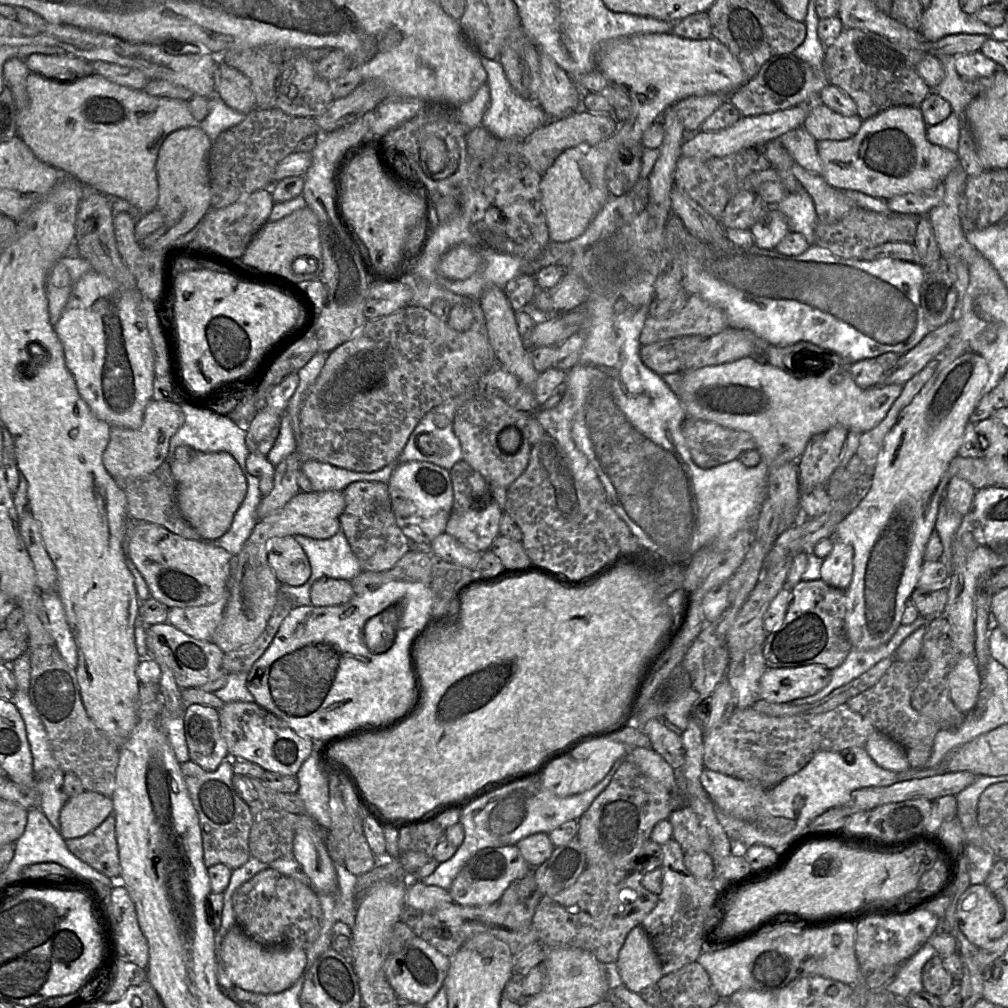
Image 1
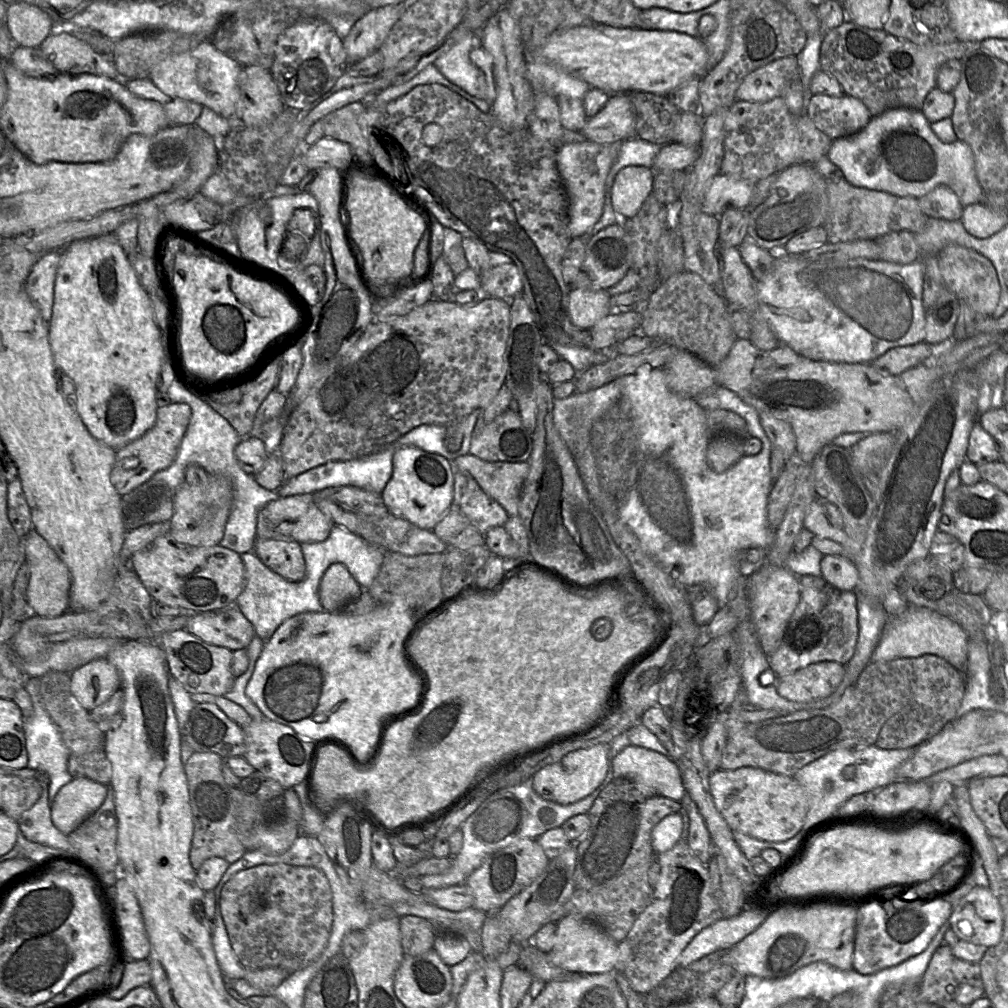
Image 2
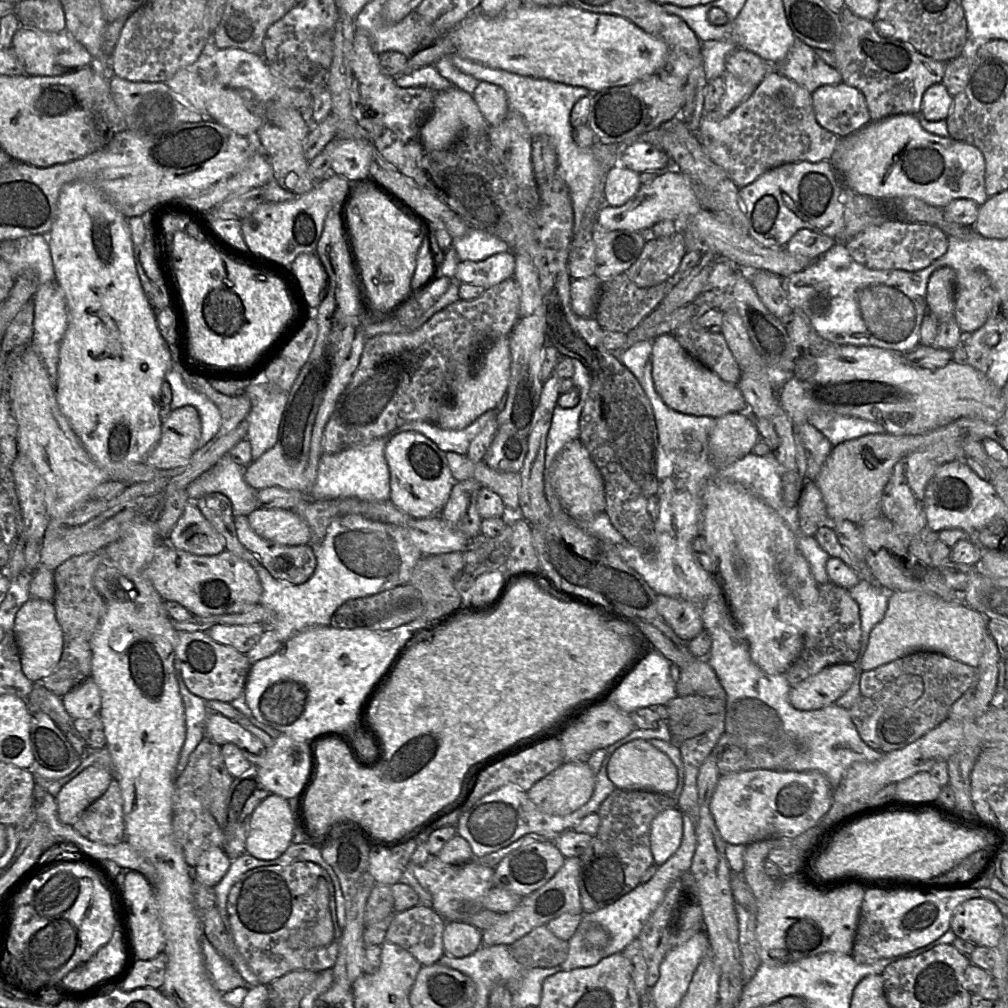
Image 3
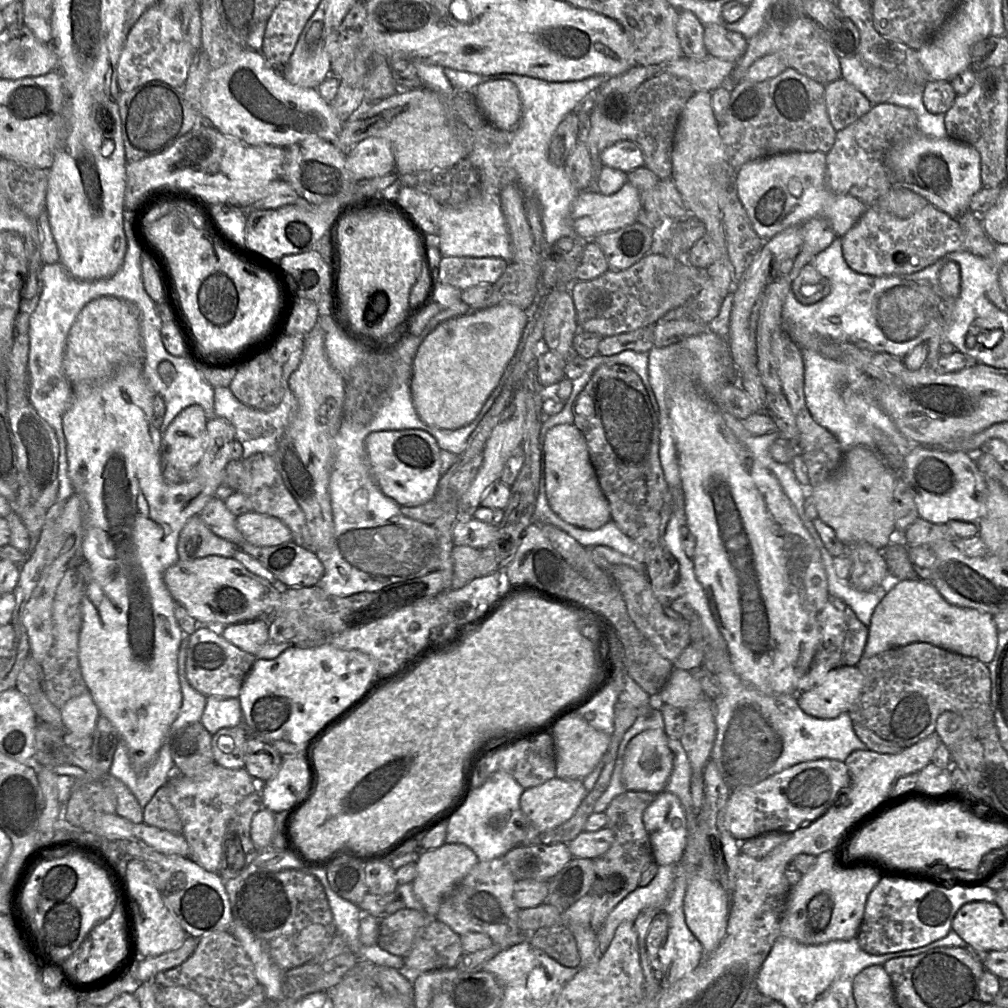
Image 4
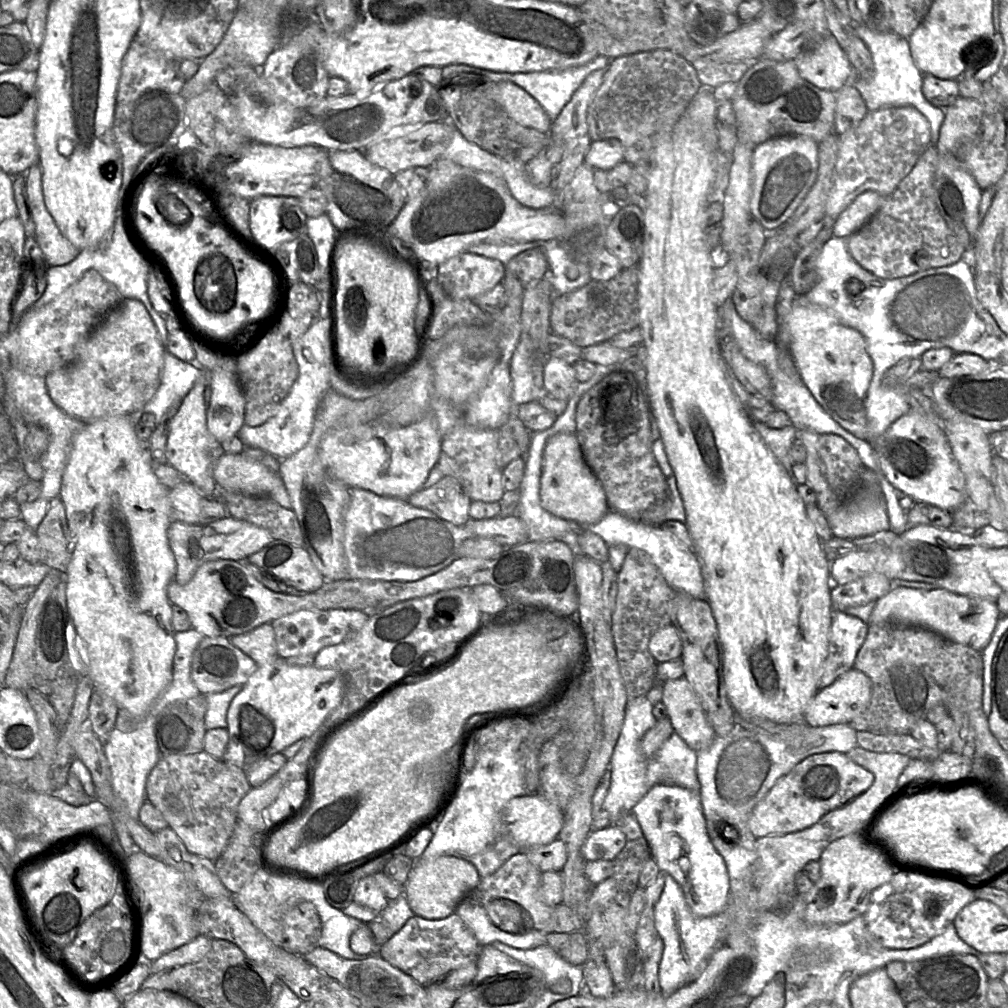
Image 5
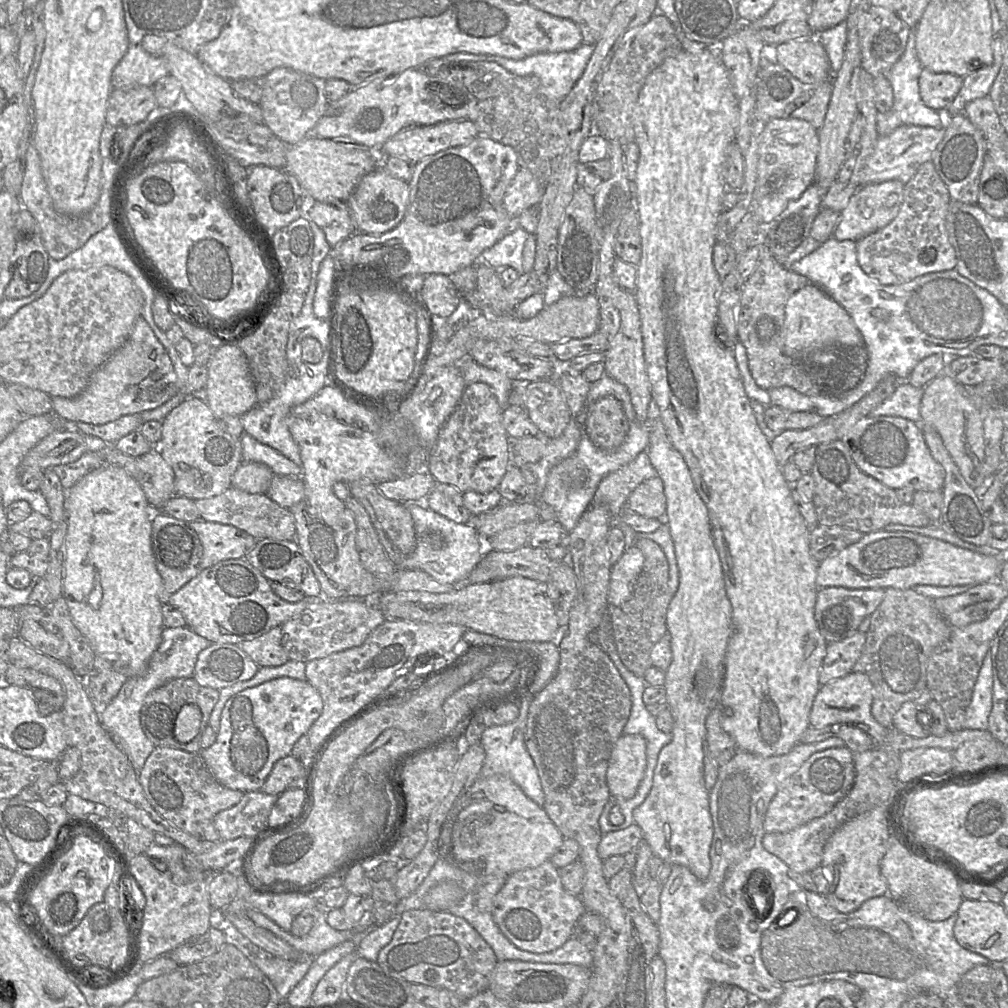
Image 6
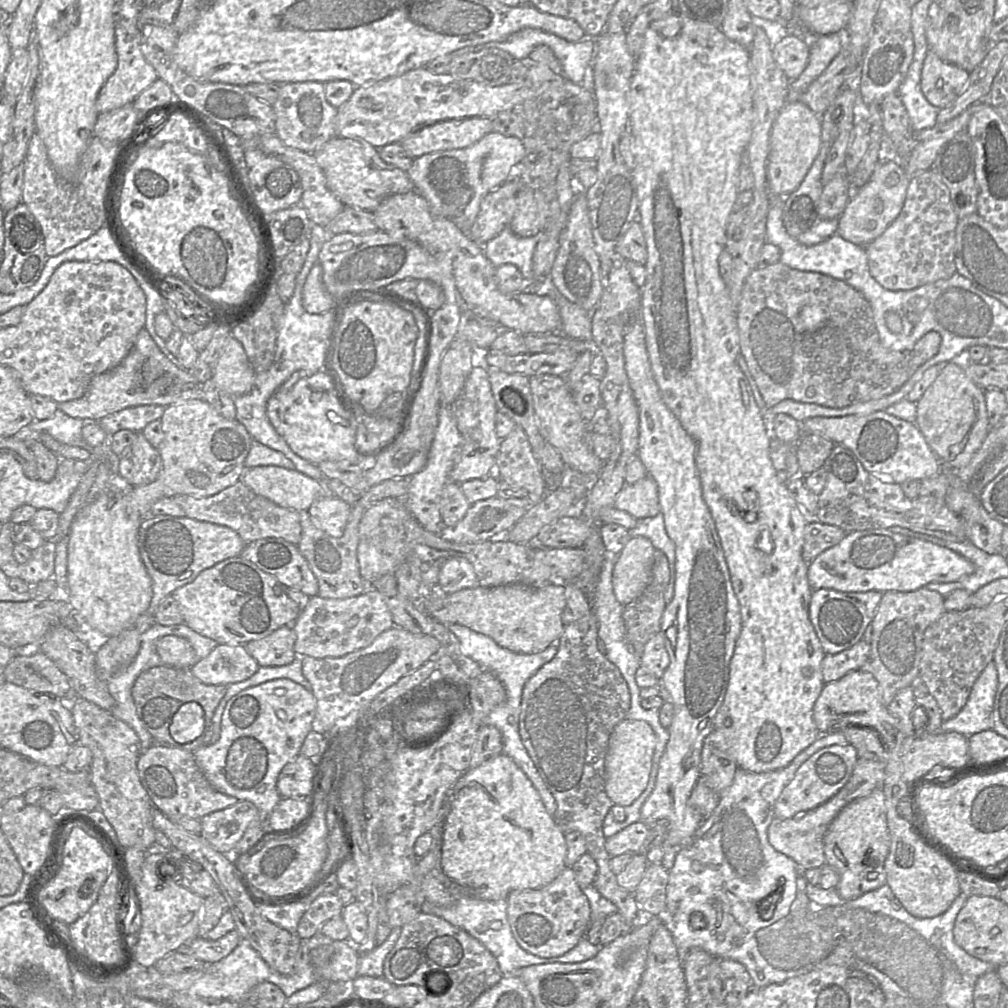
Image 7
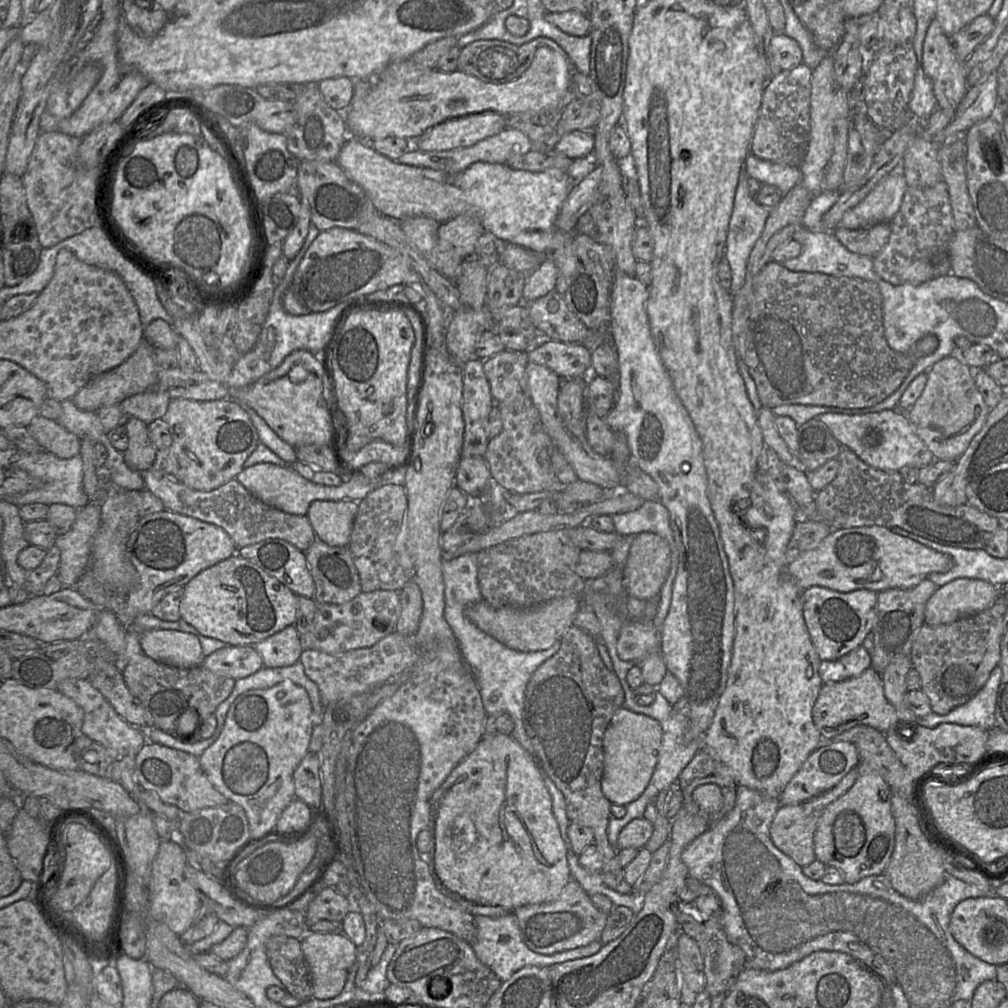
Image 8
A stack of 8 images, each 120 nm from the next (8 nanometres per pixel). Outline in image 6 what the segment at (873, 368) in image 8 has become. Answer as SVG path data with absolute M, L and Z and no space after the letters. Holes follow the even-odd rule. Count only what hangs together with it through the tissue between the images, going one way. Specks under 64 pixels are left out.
M762 251L759 266L747 279L743 288L737 327L738 341L746 348L752 377L762 389L770 391L773 388L789 386L809 396L841 395L854 389L865 375L868 367L868 352L865 344L855 346L828 344L812 351L804 358L792 358L783 351L786 304L796 291L809 284L812 283L808 278L778 263L772 255Z

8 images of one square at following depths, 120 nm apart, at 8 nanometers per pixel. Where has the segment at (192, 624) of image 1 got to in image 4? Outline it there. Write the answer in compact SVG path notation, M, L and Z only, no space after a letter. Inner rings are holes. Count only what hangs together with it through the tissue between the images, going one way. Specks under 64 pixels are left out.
M256 619L227 625L217 629L217 631L228 642L256 656L268 640L268 621L266 619Z

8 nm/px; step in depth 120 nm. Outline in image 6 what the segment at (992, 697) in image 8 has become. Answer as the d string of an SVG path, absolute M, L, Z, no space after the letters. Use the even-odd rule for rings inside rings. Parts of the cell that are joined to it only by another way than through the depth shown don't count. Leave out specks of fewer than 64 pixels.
M989 650L983 660L970 704L966 711L963 729L988 730L988 718L992 710L992 659Z

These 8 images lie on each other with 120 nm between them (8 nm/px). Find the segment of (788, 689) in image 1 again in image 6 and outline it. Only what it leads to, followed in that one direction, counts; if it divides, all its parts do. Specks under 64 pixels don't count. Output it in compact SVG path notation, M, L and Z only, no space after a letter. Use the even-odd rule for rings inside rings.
M850 672L847 675L821 685L810 710L811 727L823 728L833 724L849 724L862 729L874 741L875 746L884 749L895 763L895 779L900 768L900 753L886 745L888 729L880 725L872 716L873 686L869 677L863 673Z

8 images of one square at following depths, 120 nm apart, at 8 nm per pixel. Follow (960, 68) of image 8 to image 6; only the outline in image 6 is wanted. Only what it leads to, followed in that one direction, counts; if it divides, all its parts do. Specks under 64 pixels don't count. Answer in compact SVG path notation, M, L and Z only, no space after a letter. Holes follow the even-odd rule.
M923 68L919 78L920 97L936 111L947 112L963 84L963 77L952 73L937 73Z

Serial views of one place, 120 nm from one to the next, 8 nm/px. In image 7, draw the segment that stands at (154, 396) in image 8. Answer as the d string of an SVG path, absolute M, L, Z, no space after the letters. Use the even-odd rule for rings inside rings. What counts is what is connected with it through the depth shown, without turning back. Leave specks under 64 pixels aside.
M139 405L124 408L111 413L97 422L110 438L116 432L128 429L133 432L142 432L147 424L154 420L160 420L168 406Z

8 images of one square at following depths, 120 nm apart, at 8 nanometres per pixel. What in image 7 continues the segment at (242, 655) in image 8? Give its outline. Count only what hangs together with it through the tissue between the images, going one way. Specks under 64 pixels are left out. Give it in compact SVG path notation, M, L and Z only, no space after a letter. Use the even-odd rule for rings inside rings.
M219 644L190 670L204 684L228 686L250 678L259 667L245 645Z

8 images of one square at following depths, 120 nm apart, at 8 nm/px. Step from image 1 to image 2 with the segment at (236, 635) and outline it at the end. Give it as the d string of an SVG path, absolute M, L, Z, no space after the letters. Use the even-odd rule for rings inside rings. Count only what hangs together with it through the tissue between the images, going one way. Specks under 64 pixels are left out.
M312 494L278 498L264 506L257 514L257 538L298 543L322 542L326 540L334 523L318 508Z

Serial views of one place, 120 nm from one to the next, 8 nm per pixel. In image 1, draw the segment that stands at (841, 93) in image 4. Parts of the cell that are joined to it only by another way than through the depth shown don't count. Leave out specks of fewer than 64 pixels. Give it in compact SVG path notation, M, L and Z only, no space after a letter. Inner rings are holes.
M817 101L810 107L803 127L819 142L850 139L858 133L862 123L858 114L843 116Z

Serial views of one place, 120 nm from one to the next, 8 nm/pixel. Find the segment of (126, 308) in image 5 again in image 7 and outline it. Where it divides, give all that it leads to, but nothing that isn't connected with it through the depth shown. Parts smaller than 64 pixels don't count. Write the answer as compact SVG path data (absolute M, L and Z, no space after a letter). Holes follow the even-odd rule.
M144 327L139 331L133 347L119 365L94 376L81 398L58 403L58 408L74 418L99 420L128 407L169 406L192 399L203 399L203 383L198 382L188 371L175 366L159 349Z

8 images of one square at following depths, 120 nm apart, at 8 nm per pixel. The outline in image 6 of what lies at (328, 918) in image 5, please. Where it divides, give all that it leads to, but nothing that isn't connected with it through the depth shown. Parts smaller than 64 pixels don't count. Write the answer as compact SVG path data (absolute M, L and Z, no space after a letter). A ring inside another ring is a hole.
M321 901L321 905L318 906L318 910L316 911L316 920L314 922L312 929L307 935L302 936L302 937L297 937L297 936L294 936L291 932L284 931L274 921L266 917L257 909L248 909L246 911L246 915L256 925L271 931L273 934L275 934L277 937L279 937L280 939L285 941L287 944L295 948L297 951L301 952L303 955L316 957L322 954L323 952L329 950L330 948L344 941L354 938L354 934L355 934L352 930L339 931L339 930L335 930L334 928L332 928L326 921L327 910L332 910L332 909L326 909Z

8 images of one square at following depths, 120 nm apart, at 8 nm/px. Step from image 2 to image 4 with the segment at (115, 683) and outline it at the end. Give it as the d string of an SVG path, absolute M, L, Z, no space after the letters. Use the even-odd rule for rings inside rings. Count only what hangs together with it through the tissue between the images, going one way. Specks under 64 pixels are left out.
M89 691L71 698L61 708L65 731L75 735L93 735L100 711Z

